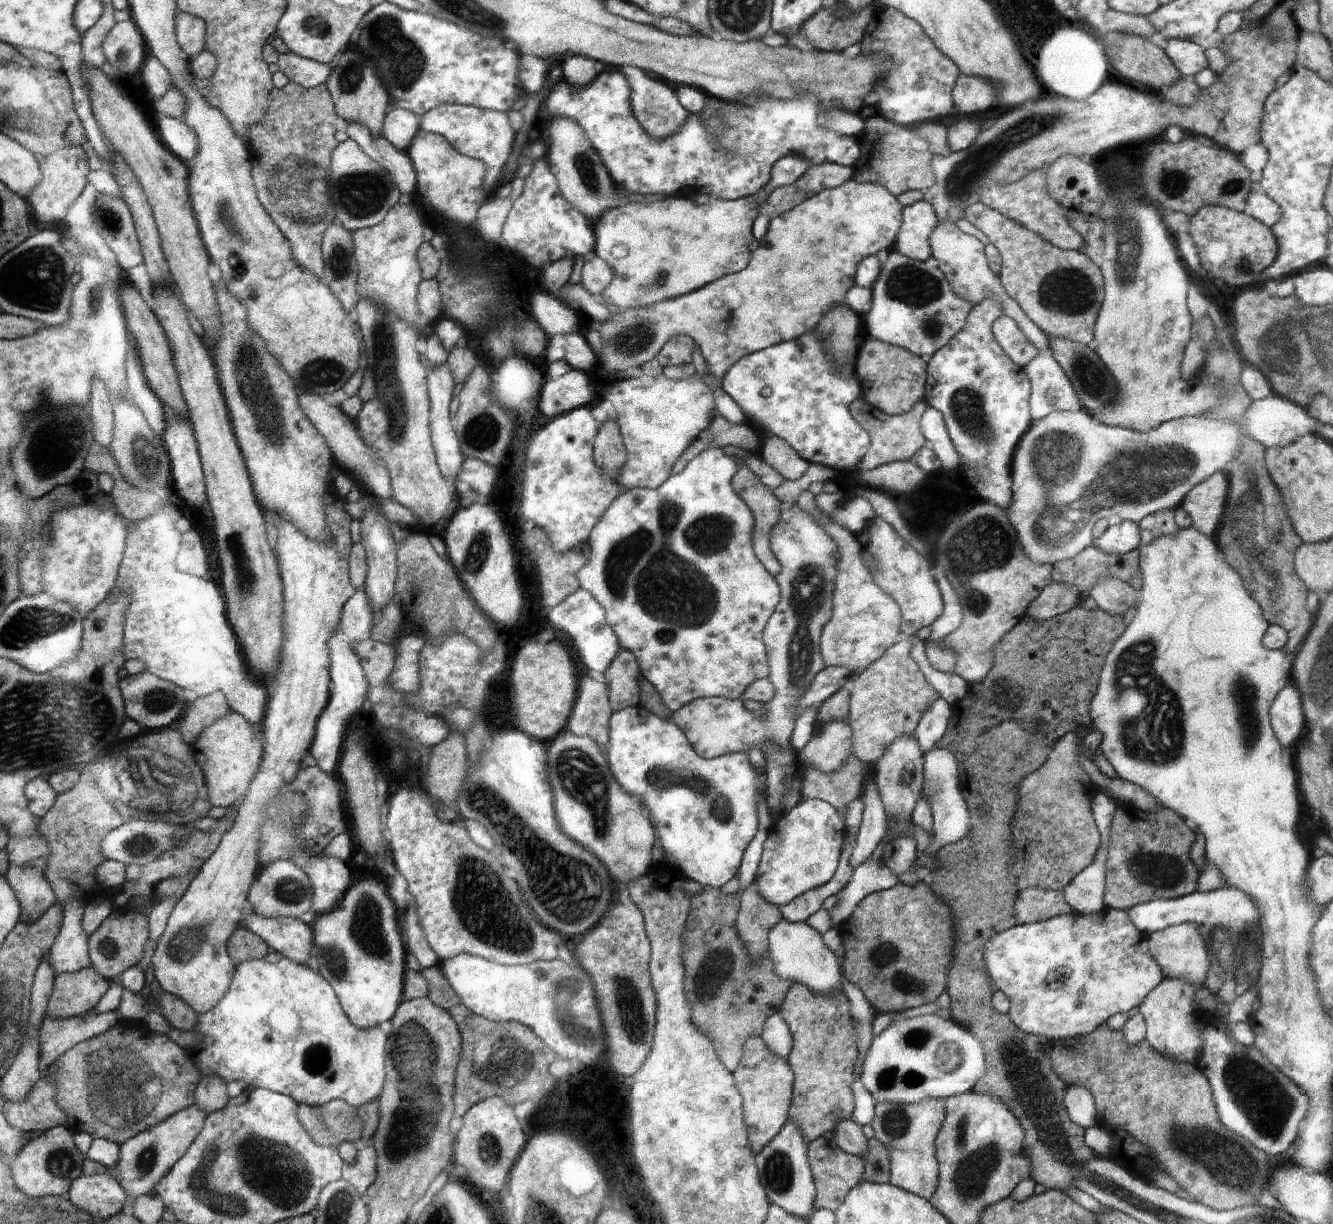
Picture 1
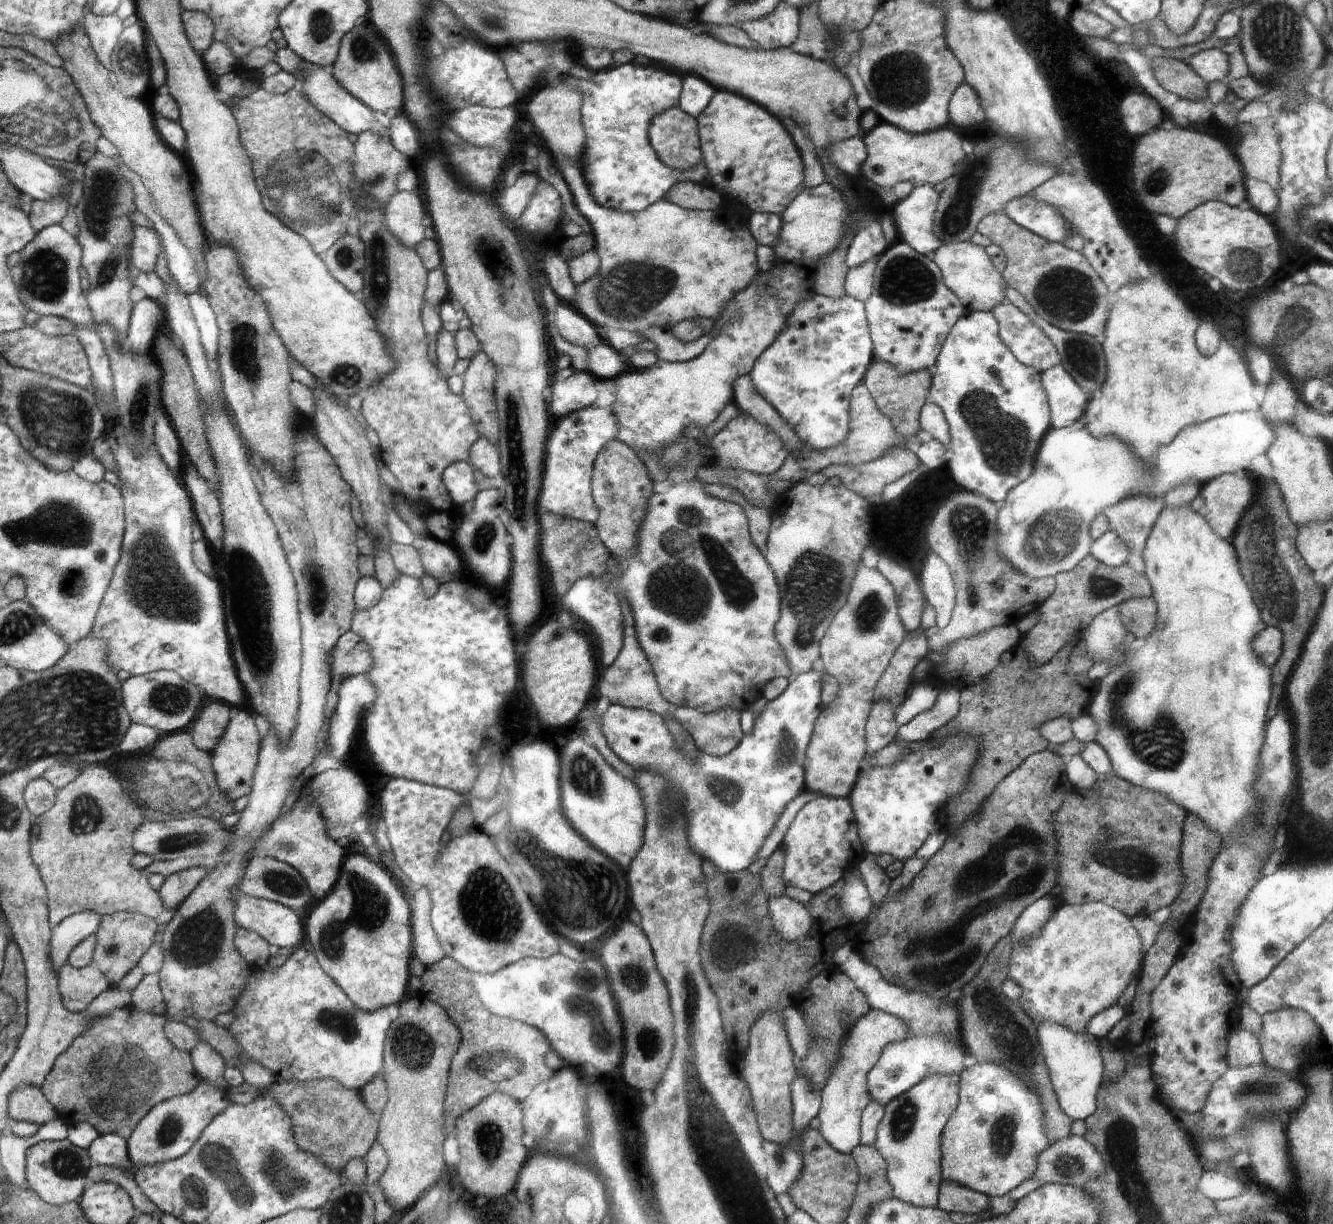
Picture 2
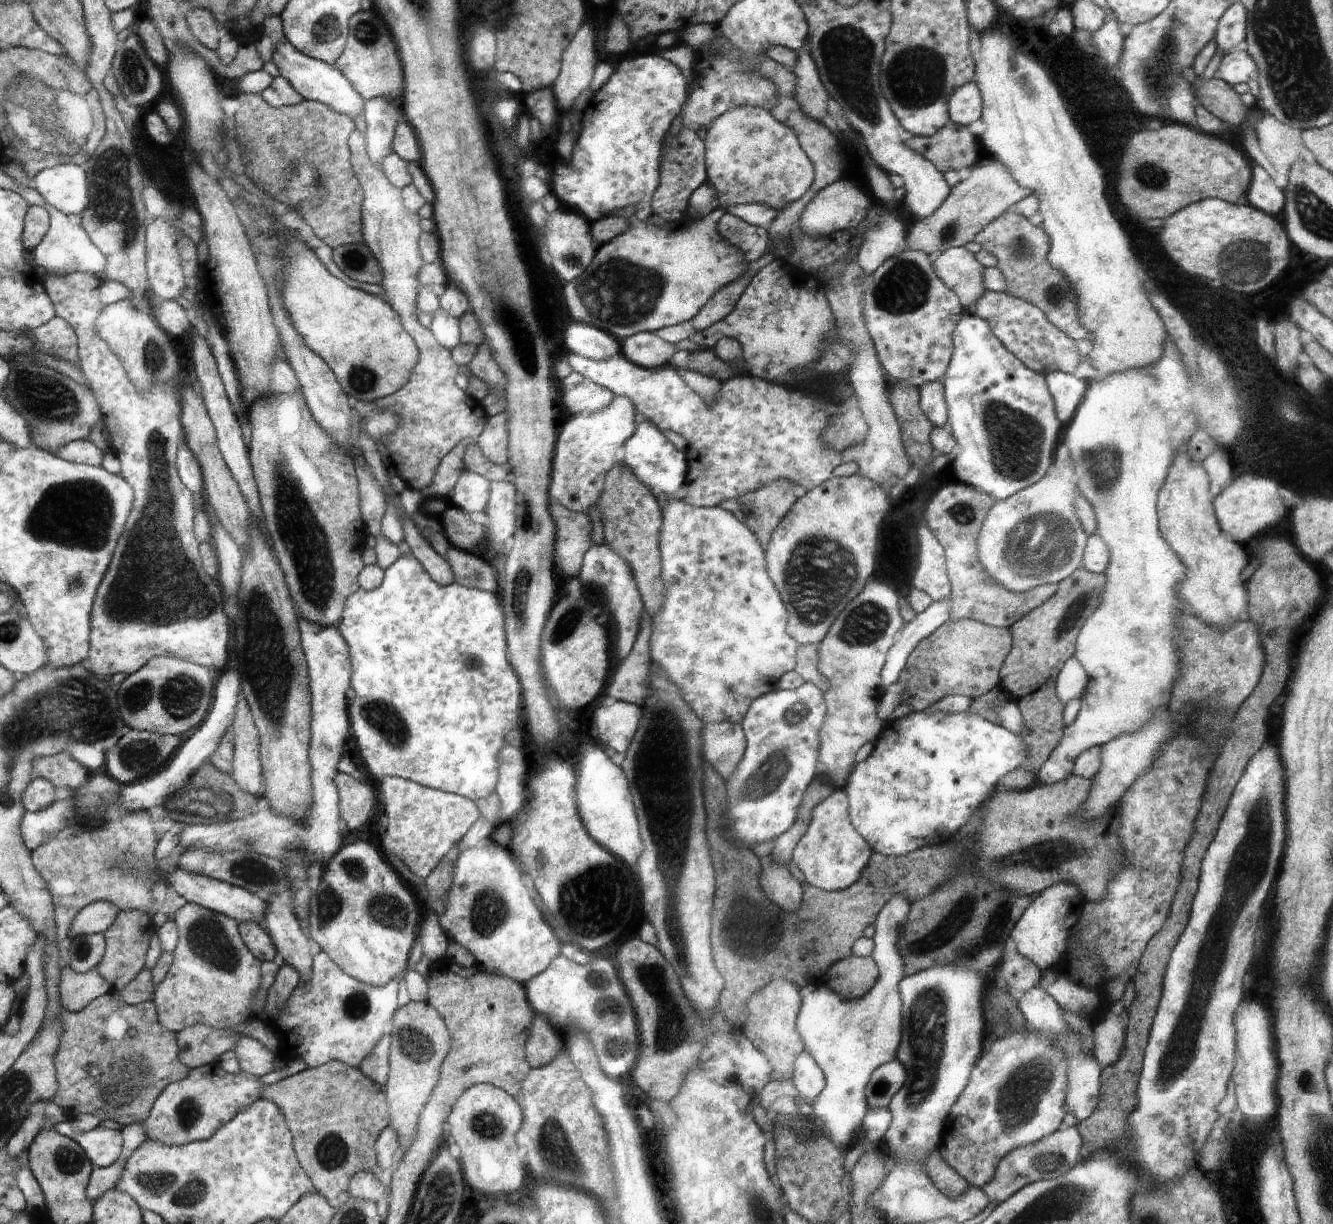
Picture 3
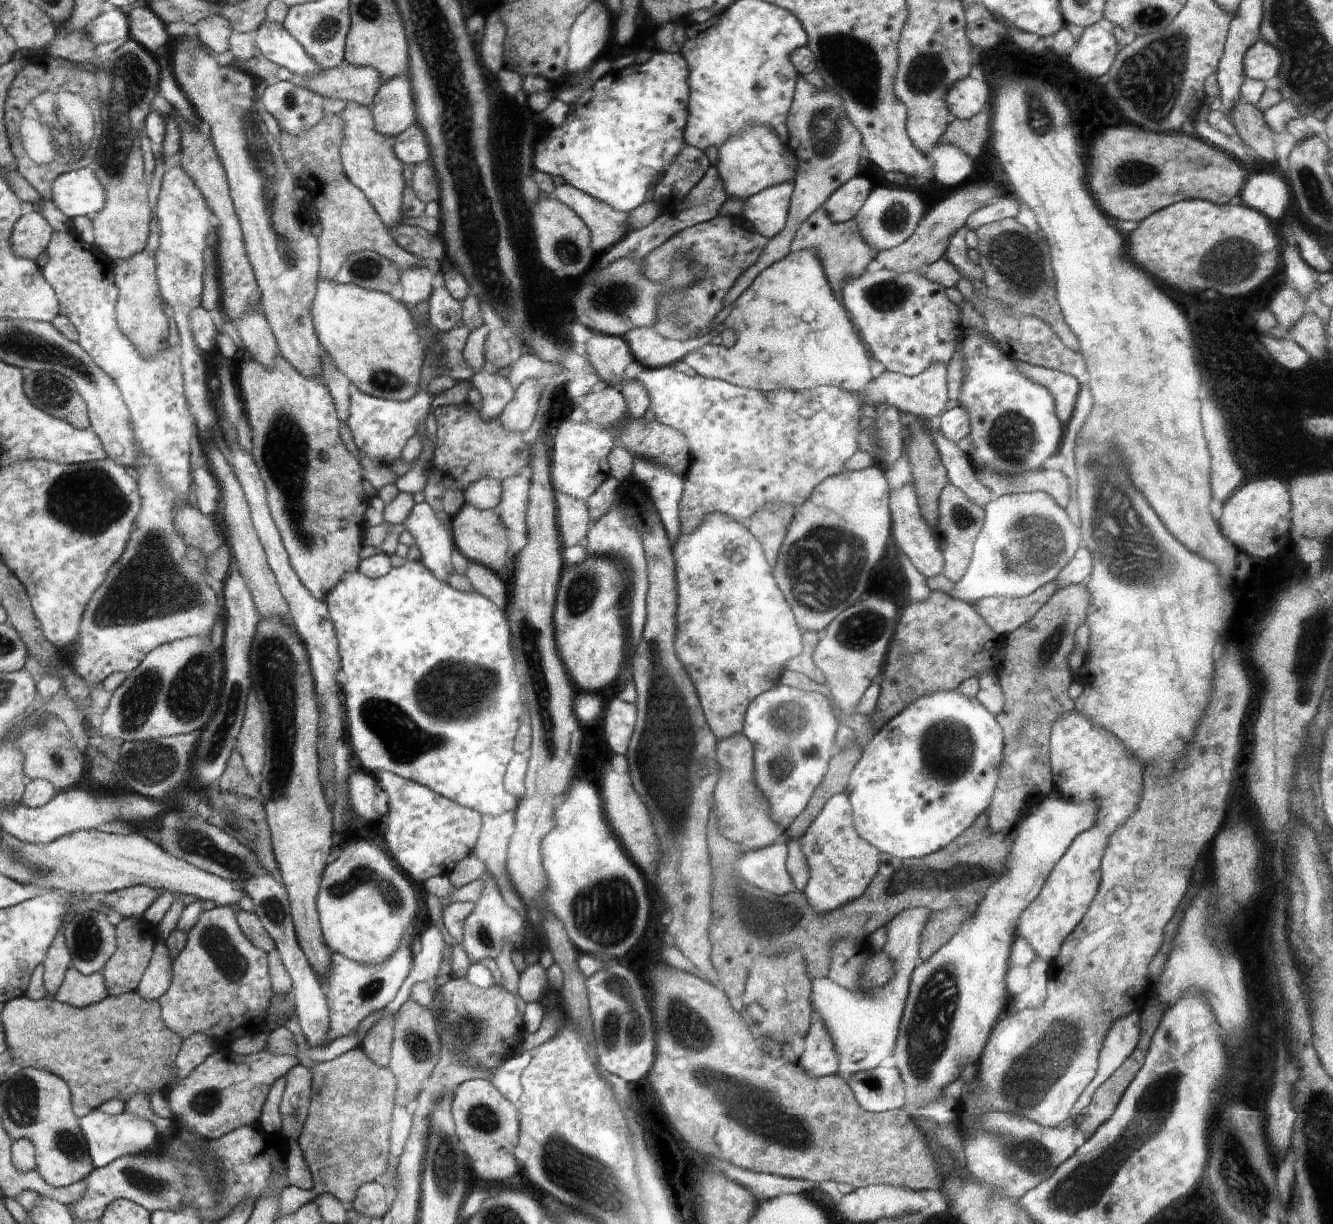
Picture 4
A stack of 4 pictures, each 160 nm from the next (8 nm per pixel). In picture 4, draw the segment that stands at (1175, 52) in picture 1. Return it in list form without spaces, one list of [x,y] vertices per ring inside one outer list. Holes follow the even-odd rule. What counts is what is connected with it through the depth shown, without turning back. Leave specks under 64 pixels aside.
[[[1261,38],[1246,51],[1244,57],[1246,76],[1265,83],[1266,80],[1277,76],[1282,61],[1281,52]]]

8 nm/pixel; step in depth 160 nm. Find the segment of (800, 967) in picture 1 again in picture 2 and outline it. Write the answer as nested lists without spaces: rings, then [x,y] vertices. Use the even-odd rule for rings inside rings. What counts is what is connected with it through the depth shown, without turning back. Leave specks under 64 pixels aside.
[[[785,893],[772,897],[769,900],[769,911],[773,927],[783,939],[786,939],[787,941],[797,941],[810,933],[813,920],[811,919],[809,910],[797,900],[788,898]]]

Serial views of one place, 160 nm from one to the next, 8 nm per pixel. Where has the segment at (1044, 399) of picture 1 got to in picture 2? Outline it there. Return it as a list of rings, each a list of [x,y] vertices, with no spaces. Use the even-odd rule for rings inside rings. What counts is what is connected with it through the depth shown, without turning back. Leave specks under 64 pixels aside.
[[[1062,364],[1042,372],[1041,381],[1049,402],[1051,426],[1058,429],[1081,424],[1089,397]]]

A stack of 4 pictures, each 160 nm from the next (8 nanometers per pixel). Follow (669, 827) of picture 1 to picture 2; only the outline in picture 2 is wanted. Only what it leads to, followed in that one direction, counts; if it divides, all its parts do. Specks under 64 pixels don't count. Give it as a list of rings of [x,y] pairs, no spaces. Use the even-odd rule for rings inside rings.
[[[819,663],[808,672],[797,674],[787,688],[774,700],[768,701],[757,716],[752,731],[727,755],[714,756],[699,752],[697,760],[684,757],[676,748],[674,739],[666,727],[660,712],[635,709],[624,705],[611,706],[602,714],[599,727],[606,734],[610,748],[630,766],[650,766],[666,776],[671,787],[676,787],[688,798],[688,816],[692,816],[692,836],[689,844],[702,858],[711,860],[721,871],[738,872],[748,868],[756,860],[758,850],[772,828],[776,826],[780,814],[790,800],[796,798],[805,788],[805,752],[810,742],[815,720],[823,709],[821,702],[822,675]]]

